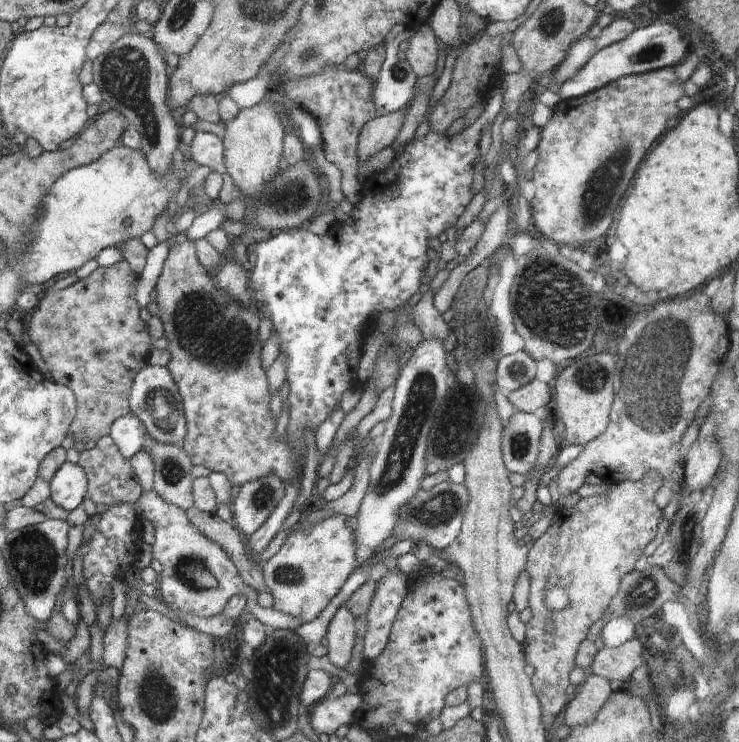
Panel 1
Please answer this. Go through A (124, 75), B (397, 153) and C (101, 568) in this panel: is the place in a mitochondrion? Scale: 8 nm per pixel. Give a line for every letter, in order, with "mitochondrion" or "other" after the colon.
A: mitochondrion
B: other
C: other

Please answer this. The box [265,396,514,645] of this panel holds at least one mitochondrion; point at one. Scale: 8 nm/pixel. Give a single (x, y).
(436, 509)

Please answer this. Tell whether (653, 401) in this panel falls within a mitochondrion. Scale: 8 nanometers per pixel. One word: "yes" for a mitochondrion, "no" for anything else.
yes

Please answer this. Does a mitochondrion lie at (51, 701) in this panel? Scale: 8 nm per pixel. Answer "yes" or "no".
no

